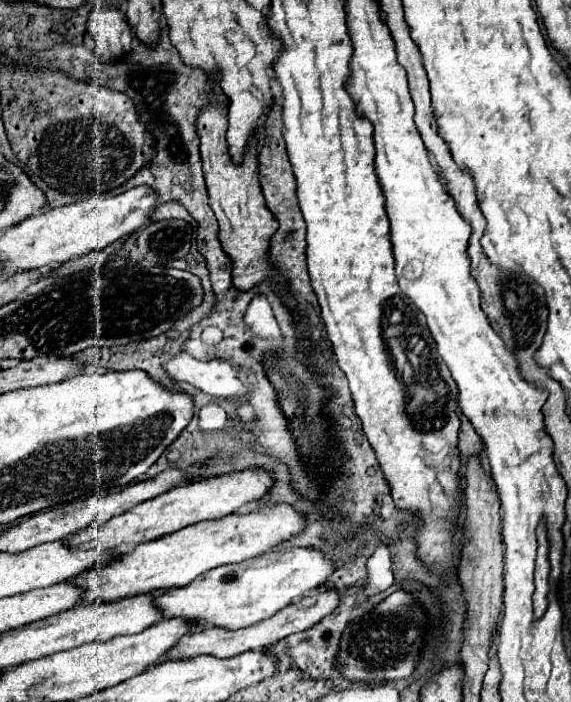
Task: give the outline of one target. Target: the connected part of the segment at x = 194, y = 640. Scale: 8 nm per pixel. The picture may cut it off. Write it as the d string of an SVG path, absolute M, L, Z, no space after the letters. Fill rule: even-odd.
M325 589L325 591L319 591L319 593L313 593L309 597L303 597L295 603L291 603L289 607L285 607L283 611L279 611L277 615L257 623L257 625L251 625L251 627L243 627L243 629L223 629L223 627L205 627L203 631L195 631L193 635L185 635L179 645L169 651L167 659L173 661L173 659L183 659L183 657L195 657L195 655L215 655L215 657L233 657L233 655L239 655L239 653L245 653L245 651L253 651L253 649L261 649L261 647L269 647L269 645L275 645L277 641L281 641L283 637L291 635L291 633L299 633L299 631L305 631L305 629L311 629L315 623L319 623L319 619L331 615L337 605L341 601L341 595L337 589Z

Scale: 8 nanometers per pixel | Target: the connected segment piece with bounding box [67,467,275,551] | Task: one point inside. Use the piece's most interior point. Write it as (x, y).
(213, 497)

